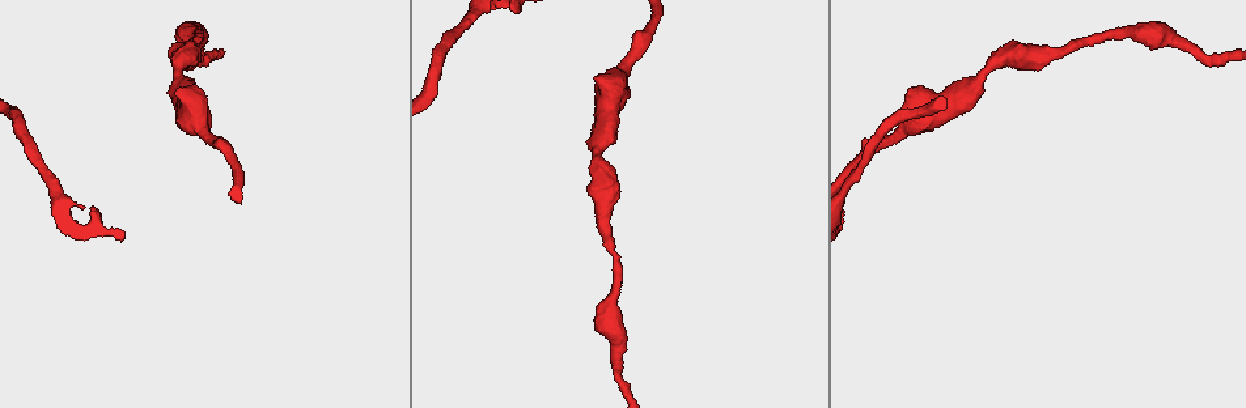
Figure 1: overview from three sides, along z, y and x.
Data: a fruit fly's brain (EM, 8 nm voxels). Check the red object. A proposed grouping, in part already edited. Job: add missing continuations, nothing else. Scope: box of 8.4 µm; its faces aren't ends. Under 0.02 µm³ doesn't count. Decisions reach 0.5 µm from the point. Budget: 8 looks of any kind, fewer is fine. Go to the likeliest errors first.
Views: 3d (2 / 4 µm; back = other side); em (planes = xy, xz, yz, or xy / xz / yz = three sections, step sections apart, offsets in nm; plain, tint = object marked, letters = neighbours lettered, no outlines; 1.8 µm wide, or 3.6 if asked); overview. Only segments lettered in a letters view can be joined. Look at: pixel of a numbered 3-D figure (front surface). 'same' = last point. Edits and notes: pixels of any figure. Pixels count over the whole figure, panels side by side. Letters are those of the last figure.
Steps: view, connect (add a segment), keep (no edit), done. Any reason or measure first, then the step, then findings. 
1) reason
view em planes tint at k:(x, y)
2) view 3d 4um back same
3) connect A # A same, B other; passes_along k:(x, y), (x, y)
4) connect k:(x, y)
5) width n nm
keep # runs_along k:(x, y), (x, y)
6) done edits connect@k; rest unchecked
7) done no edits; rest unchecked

thick turns thin
view em 3.6um planes letters at 1:(203, 41)

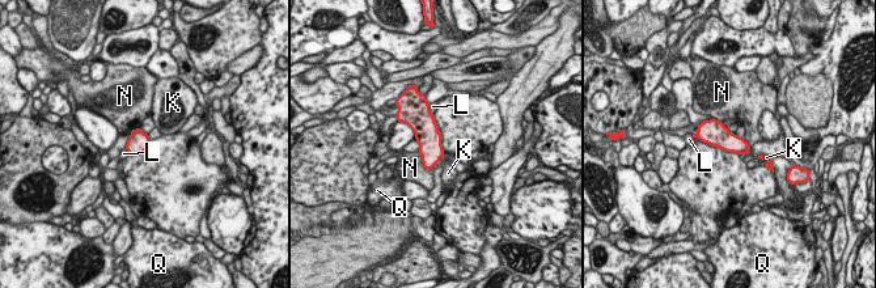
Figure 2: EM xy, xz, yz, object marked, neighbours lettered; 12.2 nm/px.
keep # K other, L other, N other, Q other; border 2:(444, 155), (438, 161); no lettered segment goes on from it

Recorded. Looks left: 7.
calibre changes
view 3d 4um at 1:(199, 125)

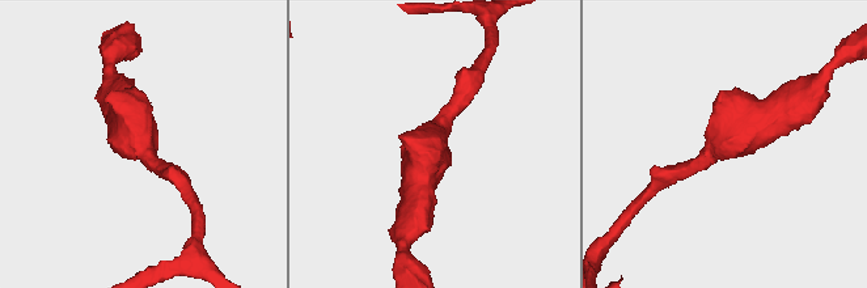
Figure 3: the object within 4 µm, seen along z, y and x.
arm_widths 220, 500 nm
view em planes letters at 3:(723, 147)

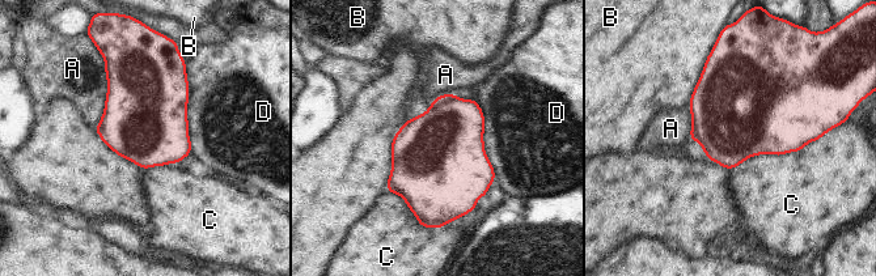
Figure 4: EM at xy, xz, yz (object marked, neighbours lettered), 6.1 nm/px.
keep # A other, B other, C other, D other; border 4:(821, 136), (730, 170); no lettered segment goes on from it

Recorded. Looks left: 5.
thick turns thin
view em planes letters at 1:(1062, 54)

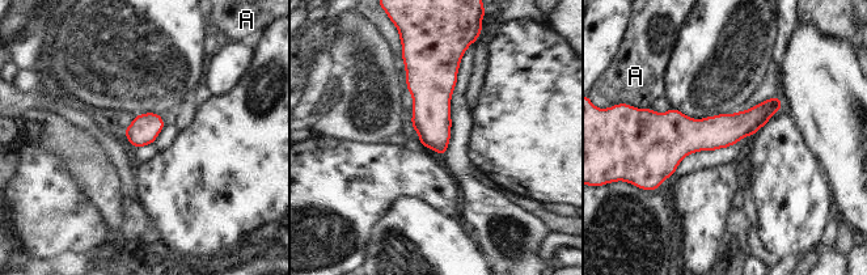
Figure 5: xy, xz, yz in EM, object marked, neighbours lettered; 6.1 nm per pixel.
width 180 nm
keep # A other; no lettered segment goes on from it

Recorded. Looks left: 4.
done no edits; rest unchecked

